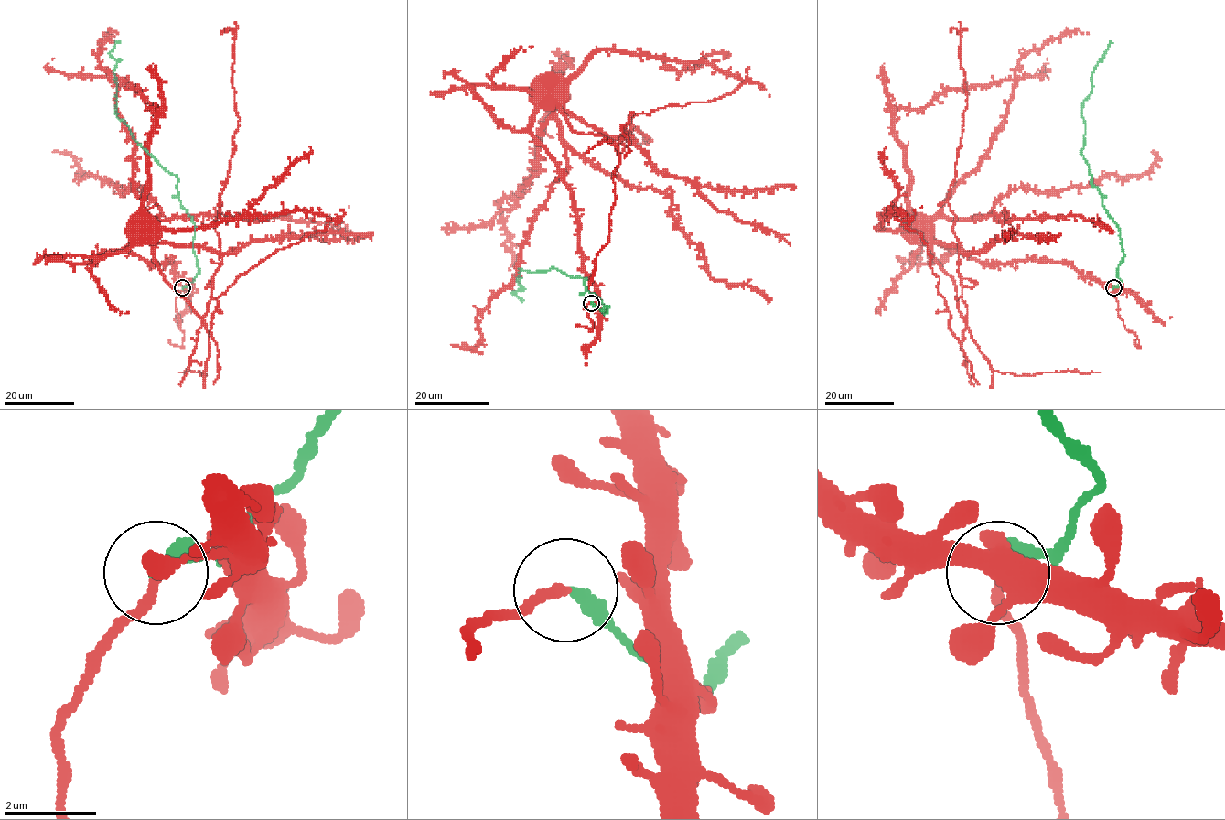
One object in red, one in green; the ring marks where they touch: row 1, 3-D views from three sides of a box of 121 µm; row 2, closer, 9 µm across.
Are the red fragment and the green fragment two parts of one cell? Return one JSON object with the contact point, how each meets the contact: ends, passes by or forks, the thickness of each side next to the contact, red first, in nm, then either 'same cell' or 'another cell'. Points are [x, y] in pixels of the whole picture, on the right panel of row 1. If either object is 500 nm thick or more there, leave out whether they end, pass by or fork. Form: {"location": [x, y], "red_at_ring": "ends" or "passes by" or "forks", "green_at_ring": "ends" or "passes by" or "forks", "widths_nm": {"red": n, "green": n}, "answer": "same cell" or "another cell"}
{"location": [1113, 287], "red_at_ring": "passes by", "green_at_ring": "ends", "widths_nm": {"red": 130, "green": 320}, "answer": "same cell"}

